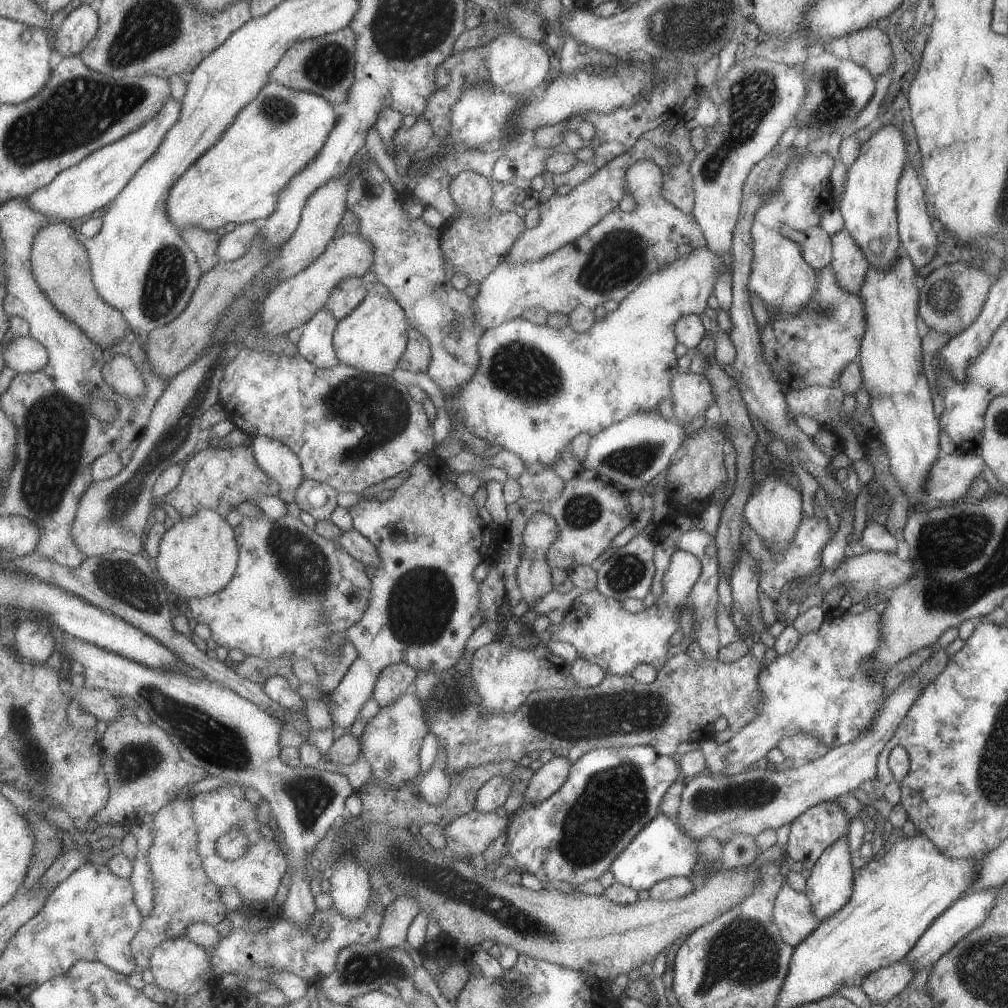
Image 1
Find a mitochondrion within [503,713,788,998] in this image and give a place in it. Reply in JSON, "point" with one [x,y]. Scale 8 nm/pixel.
{"point":[615,799]}

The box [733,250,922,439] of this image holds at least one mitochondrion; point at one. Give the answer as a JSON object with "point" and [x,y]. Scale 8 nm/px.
{"point":[825,313]}

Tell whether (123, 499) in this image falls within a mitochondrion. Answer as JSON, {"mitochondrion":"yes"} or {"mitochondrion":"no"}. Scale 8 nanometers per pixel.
{"mitochondrion":"yes"}

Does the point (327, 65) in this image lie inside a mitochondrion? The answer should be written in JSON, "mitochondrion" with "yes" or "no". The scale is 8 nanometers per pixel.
{"mitochondrion":"yes"}

